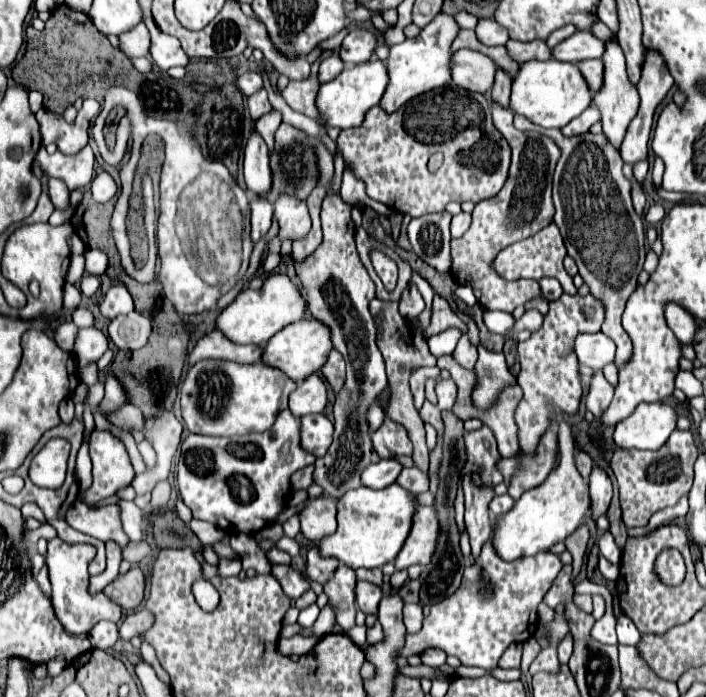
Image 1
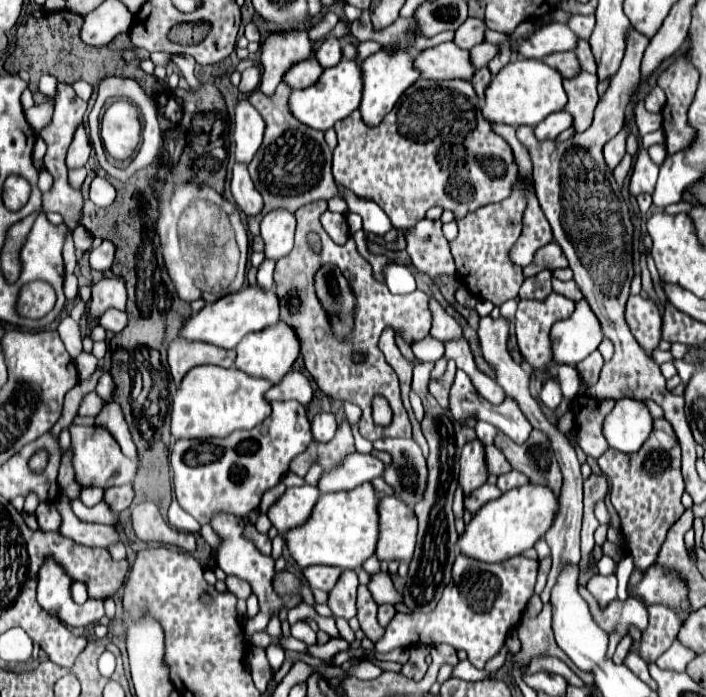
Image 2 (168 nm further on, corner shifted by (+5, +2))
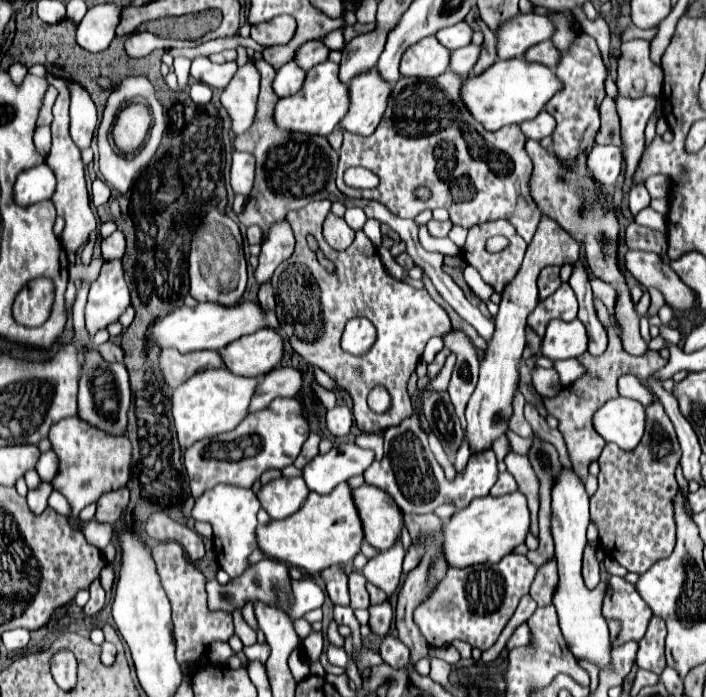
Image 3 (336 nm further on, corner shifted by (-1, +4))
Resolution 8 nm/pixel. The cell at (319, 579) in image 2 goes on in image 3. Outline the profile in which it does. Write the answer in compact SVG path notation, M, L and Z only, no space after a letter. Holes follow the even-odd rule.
M331 566L323 572L319 572L319 578L325 582L325 590L333 604L349 604L349 592L347 592L347 574L341 566Z

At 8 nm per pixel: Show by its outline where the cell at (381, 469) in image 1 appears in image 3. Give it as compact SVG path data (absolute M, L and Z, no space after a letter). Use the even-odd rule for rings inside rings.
M337 442L327 454L319 454L303 468L303 478L309 490L329 494L341 482L347 482L353 476L363 474L375 454L371 450L359 448L355 442Z

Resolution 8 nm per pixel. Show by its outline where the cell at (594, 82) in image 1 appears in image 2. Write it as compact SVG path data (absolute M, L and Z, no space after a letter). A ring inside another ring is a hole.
M557 52L557 54L549 54L543 58L543 62L551 68L555 68L563 78L571 78L577 74L577 70L581 70L579 60L573 52Z

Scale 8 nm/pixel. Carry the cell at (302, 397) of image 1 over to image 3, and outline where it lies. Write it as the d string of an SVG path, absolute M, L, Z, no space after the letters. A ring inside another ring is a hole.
M275 368L261 378L259 388L251 400L251 412L265 408L275 396L297 396L303 388L303 376L295 368Z

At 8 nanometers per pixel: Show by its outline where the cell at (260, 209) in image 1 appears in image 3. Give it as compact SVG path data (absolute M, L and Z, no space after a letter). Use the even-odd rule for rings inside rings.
M235 152L233 166L231 166L233 192L249 198L249 194L253 190L253 180L255 180L255 156L251 156L247 152Z

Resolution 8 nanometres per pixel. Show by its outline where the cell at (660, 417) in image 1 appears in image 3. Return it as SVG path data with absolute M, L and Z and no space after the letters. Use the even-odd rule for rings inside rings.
M619 396L599 408L593 424L605 442L613 442L623 450L633 450L643 438L645 420L647 416L643 404Z

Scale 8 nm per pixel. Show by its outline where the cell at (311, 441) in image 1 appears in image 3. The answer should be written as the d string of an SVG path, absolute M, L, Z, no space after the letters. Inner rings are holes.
M335 406L333 410L327 410L327 430L331 436L341 438L349 434L349 424L353 424L353 416L349 418L347 406Z

